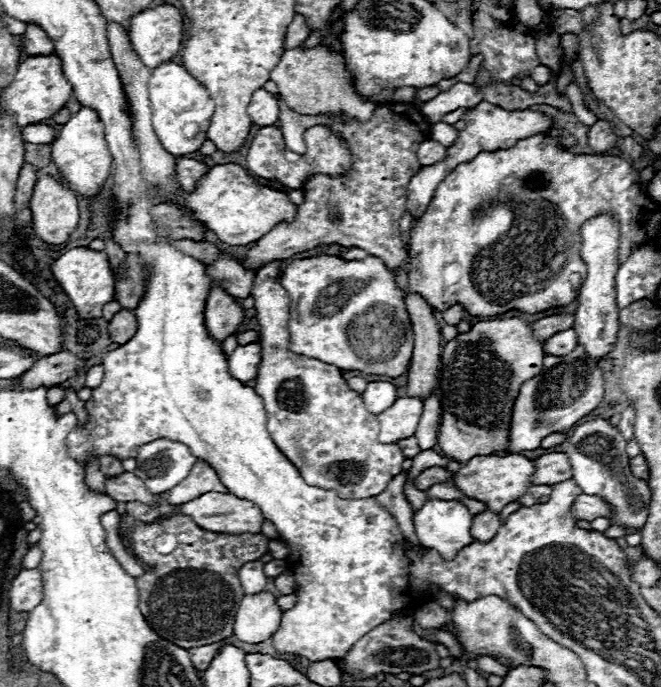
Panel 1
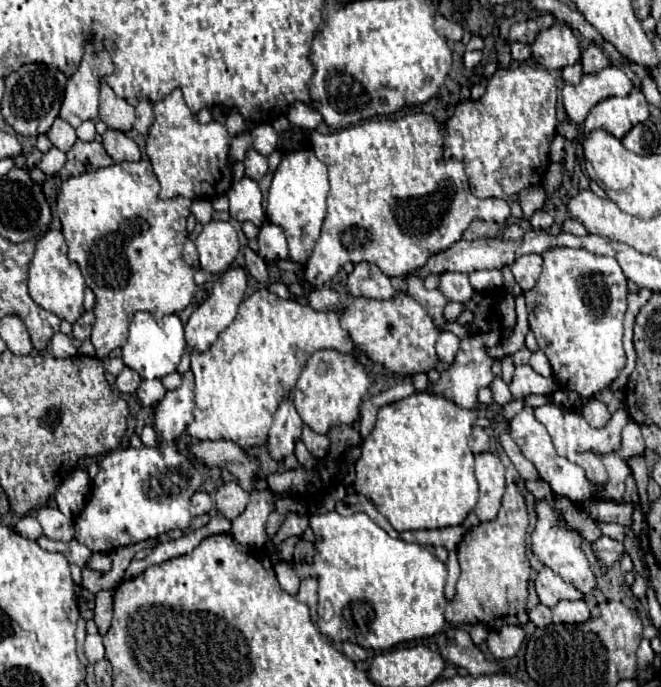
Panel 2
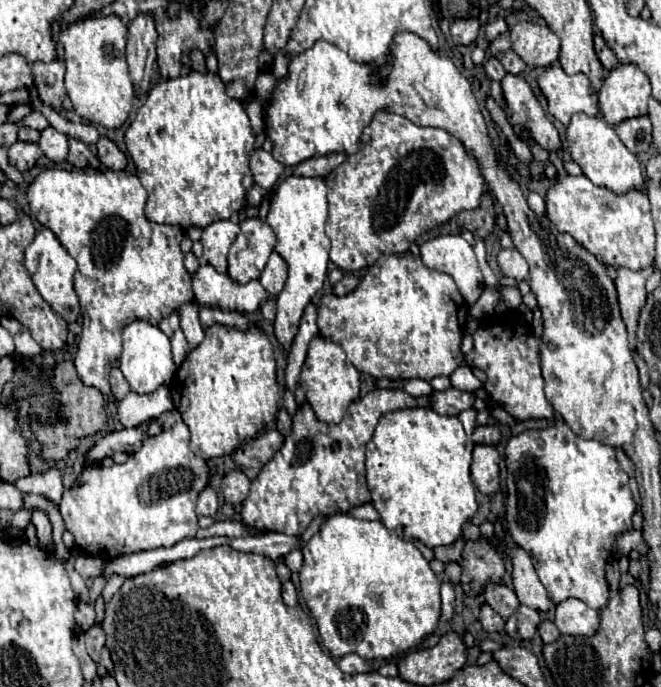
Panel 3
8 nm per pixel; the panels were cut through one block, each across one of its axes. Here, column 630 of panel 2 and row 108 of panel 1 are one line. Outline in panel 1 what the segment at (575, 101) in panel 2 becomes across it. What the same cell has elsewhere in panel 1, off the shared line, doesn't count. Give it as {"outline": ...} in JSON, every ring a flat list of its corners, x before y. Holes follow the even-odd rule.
{"outline":[[82,106,66,124,62,124,56,140,52,142,52,162,60,170,62,180,84,198,96,198,110,178,112,154,104,136,104,126,94,110]]}

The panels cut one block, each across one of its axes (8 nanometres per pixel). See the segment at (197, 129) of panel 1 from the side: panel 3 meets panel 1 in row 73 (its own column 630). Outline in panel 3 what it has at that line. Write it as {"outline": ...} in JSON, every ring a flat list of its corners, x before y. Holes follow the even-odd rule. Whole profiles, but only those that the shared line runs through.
{"outline":[[574,114,566,130,566,140,572,160,582,168,584,176,588,176,596,186,604,186,616,194,642,186,644,178,638,158,620,142,614,128,606,124,600,116,590,118,586,114]]}

